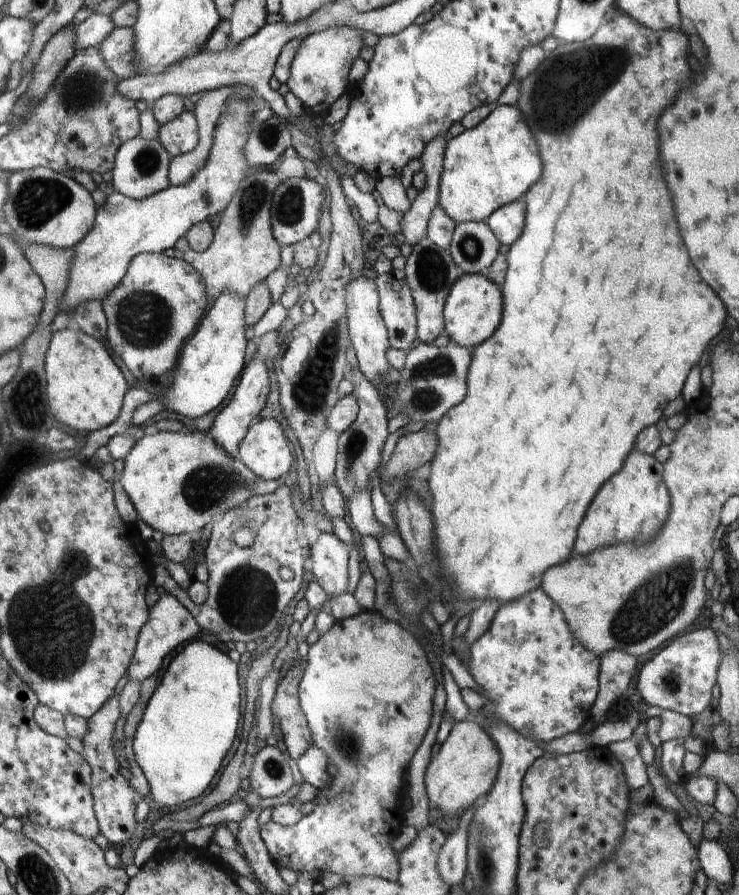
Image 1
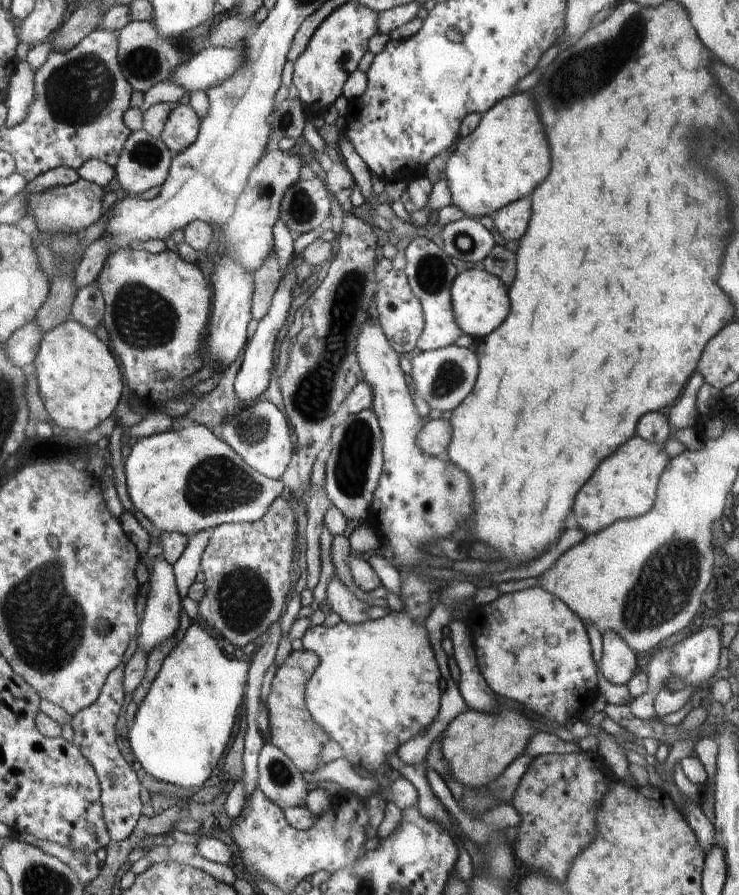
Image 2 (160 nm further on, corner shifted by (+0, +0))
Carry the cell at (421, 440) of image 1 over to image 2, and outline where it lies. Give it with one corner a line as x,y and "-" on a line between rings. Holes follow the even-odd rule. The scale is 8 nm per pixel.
430,419
427,424
423,424
417,438
417,445
430,456
440,457
442,460
448,460
447,448
451,441
451,424
448,419

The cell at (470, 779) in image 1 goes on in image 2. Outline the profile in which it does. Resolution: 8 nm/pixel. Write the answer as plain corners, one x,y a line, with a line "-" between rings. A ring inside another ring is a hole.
498,704
497,711
466,709
455,716
444,730
442,752
450,770
464,788
481,787
494,782
509,764
526,750
527,742
537,730
514,709

